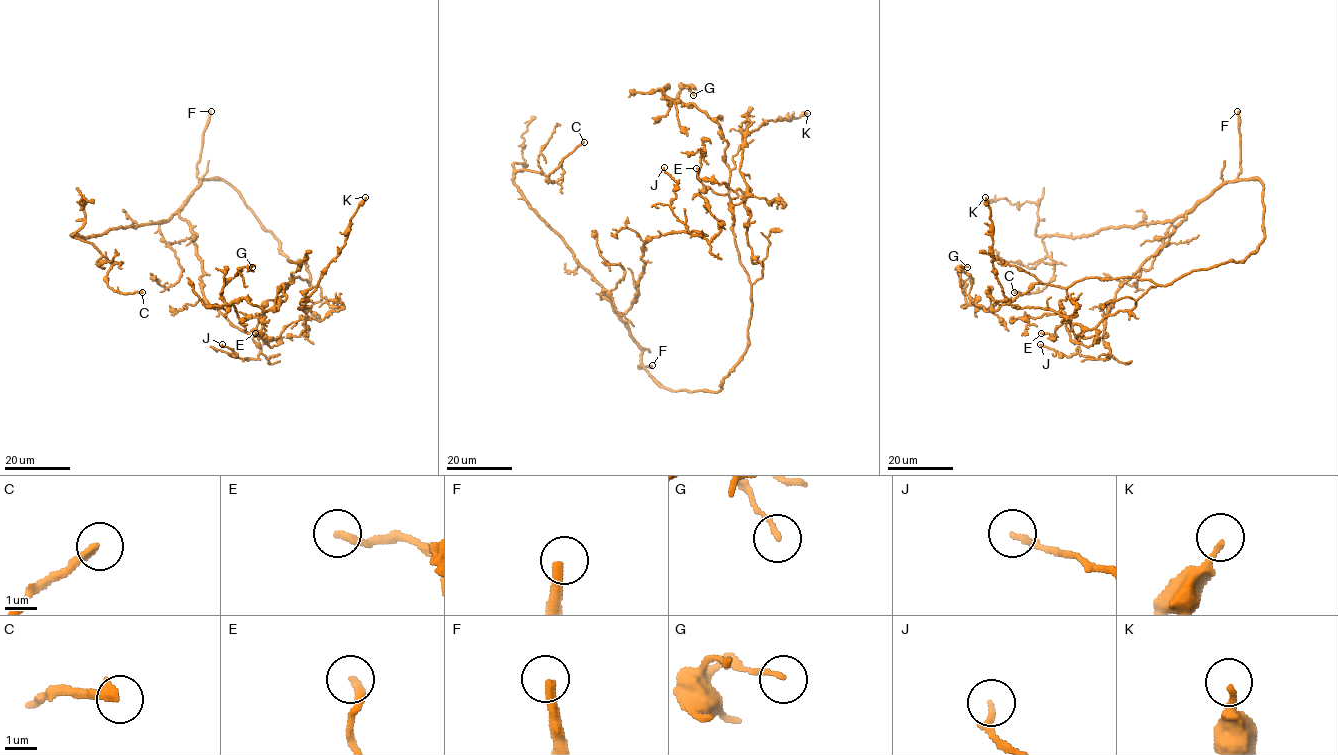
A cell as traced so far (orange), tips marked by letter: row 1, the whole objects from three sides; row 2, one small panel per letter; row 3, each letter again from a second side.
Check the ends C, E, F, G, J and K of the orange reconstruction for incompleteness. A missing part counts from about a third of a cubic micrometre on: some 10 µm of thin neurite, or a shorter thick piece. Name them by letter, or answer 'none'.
C, F

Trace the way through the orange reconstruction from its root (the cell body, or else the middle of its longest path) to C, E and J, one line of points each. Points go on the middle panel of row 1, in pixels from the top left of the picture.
C: (705, 390), (669, 390), (654, 379), (603, 288), (513, 180), (530, 170), (553, 181), (548, 176), (584, 142)
E: (705, 390), (717, 392), (745, 351), (752, 285), (762, 264), (752, 261), (746, 193), (700, 179), (696, 168)
J: (705, 390), (663, 387), (621, 317), (643, 246), (701, 236), (673, 213), (677, 183), (664, 167)

